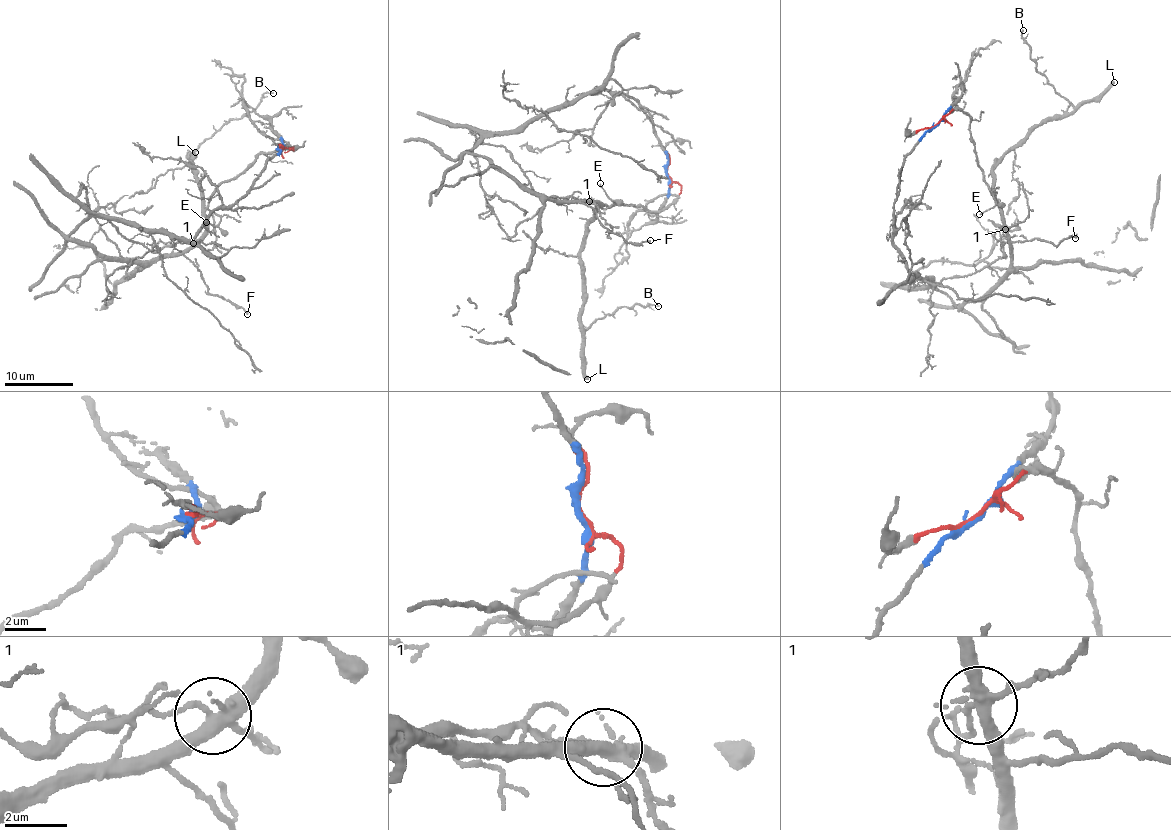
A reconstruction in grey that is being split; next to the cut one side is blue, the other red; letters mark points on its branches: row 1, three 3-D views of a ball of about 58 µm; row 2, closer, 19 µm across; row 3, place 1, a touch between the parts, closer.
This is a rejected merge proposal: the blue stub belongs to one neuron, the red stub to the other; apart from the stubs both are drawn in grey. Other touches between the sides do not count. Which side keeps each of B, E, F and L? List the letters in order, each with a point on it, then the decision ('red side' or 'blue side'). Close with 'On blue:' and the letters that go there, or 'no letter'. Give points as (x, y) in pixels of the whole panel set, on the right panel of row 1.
B: (1023, 30) | red side
E: (979, 214) | red side
F: (1075, 238) | red side
L: (1114, 82) | red side
On blue: no letter

